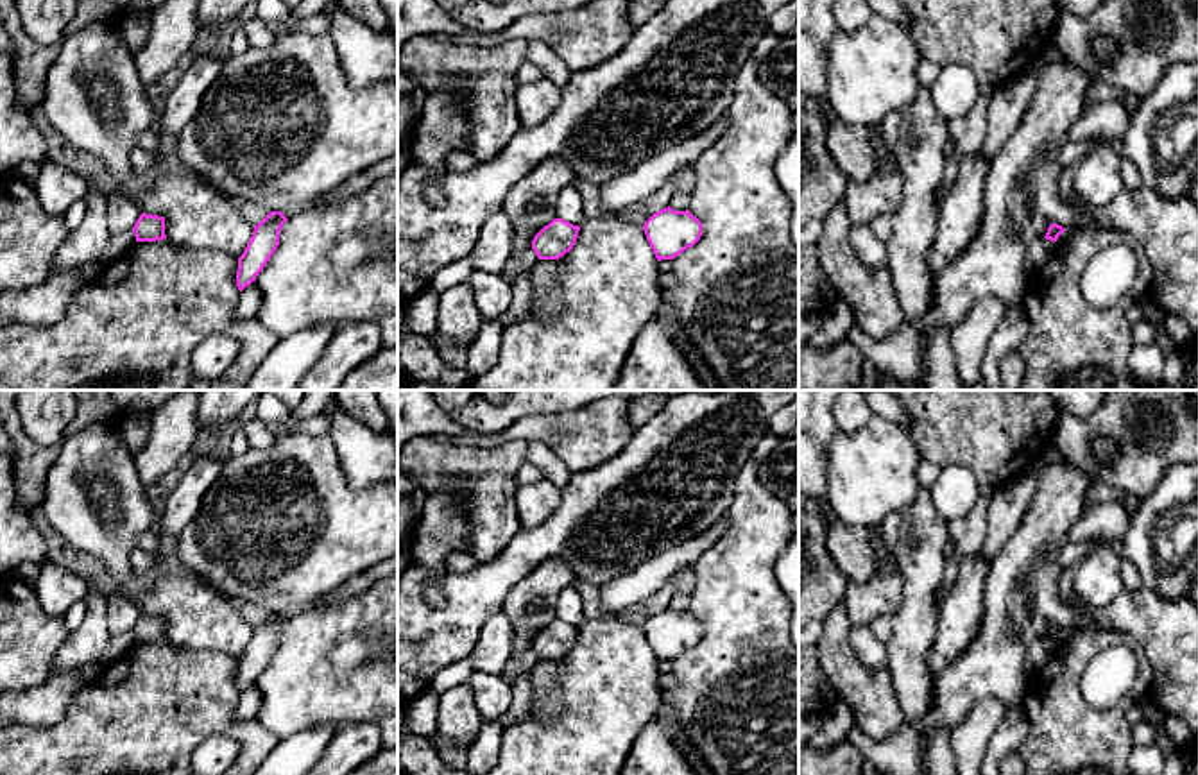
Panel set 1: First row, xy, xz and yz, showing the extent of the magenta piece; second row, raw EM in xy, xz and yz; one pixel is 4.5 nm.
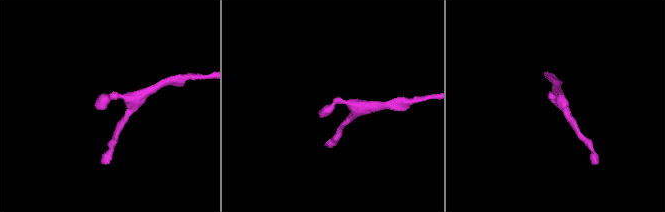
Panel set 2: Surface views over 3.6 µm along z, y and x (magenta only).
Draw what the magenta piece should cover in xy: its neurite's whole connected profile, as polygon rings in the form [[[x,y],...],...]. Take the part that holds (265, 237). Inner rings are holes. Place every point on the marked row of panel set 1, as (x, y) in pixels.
[[[270,211],[258,226],[238,258],[236,286],[242,292],[263,270],[279,245],[279,231],[288,218],[281,211]]]

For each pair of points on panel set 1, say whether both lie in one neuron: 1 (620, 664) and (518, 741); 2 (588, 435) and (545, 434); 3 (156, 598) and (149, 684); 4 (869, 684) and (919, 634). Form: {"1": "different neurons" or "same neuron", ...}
{"1": "same neuron", "2": "same neuron", "3": "different neurons", "4": "different neurons"}

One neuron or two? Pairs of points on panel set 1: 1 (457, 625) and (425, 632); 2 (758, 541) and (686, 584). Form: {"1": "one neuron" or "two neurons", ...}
{"1": "one neuron", "2": "two neurons"}

